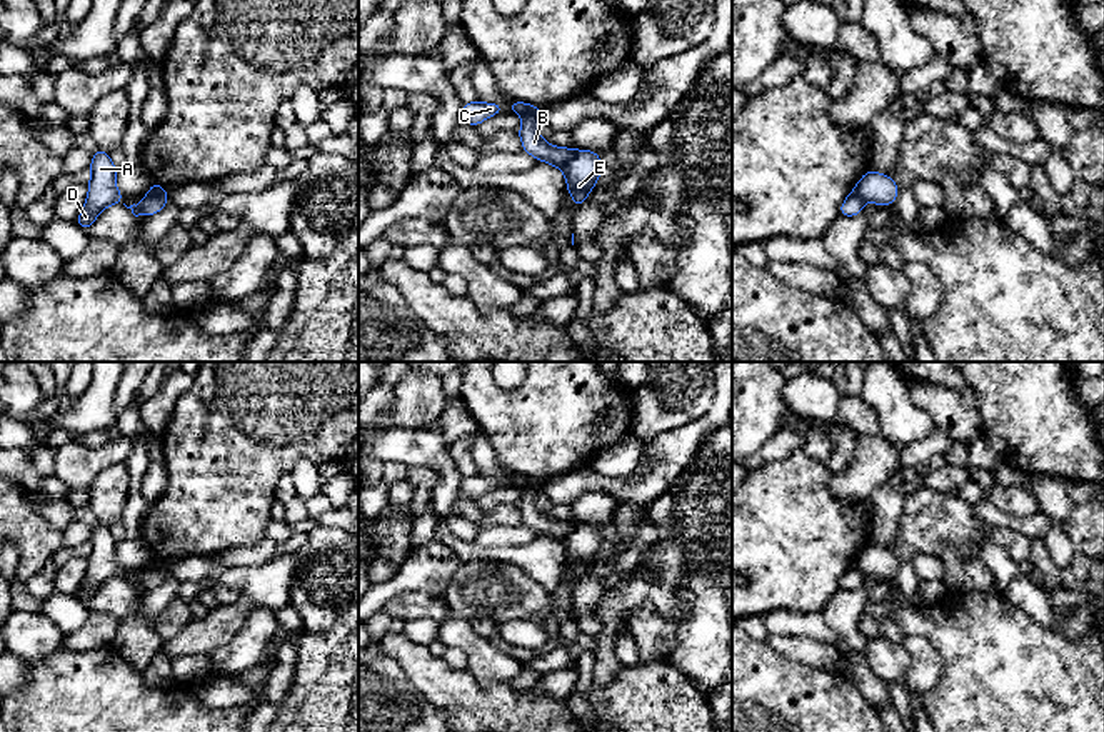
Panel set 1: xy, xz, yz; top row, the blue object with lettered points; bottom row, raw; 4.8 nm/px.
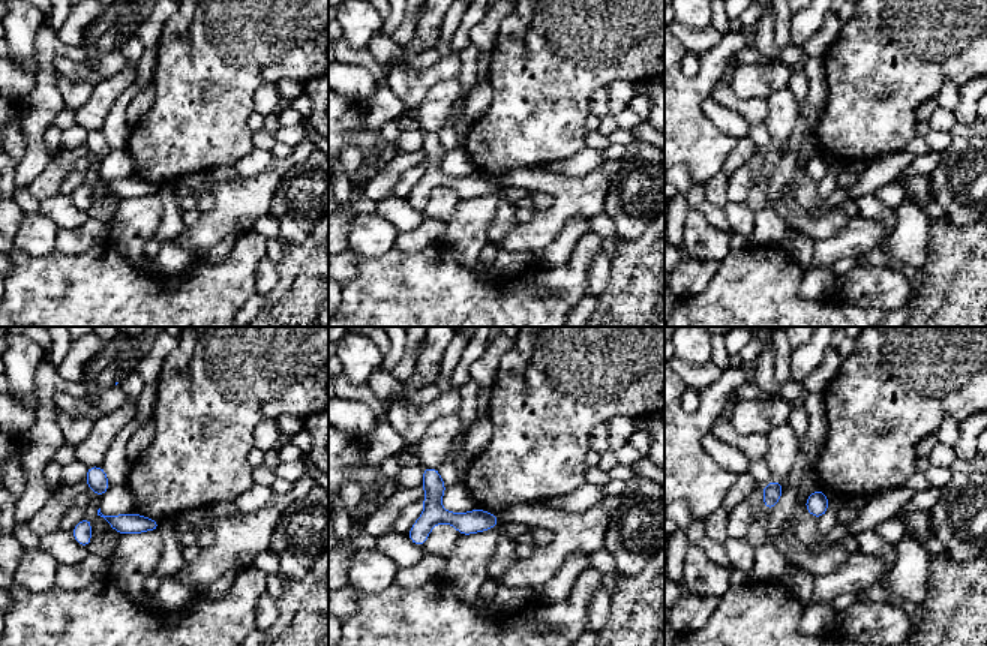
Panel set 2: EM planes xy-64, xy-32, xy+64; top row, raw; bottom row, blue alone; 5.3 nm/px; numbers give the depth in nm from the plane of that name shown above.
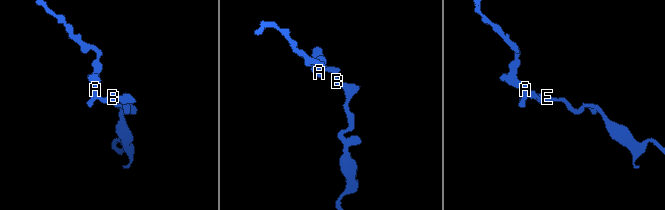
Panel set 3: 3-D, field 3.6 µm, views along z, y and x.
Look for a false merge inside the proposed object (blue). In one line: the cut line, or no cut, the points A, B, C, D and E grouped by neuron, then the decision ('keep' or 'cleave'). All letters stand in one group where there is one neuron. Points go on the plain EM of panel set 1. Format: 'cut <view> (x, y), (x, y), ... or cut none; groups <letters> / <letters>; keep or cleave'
cut xy (149, 566), (165, 567); groups A C D / B E; cleave

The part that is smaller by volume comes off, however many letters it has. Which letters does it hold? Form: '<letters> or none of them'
A, C, D

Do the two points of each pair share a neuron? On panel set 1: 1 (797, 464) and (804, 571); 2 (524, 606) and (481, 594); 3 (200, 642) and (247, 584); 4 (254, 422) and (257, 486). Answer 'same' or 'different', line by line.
1: same
2: same
3: same
4: same

